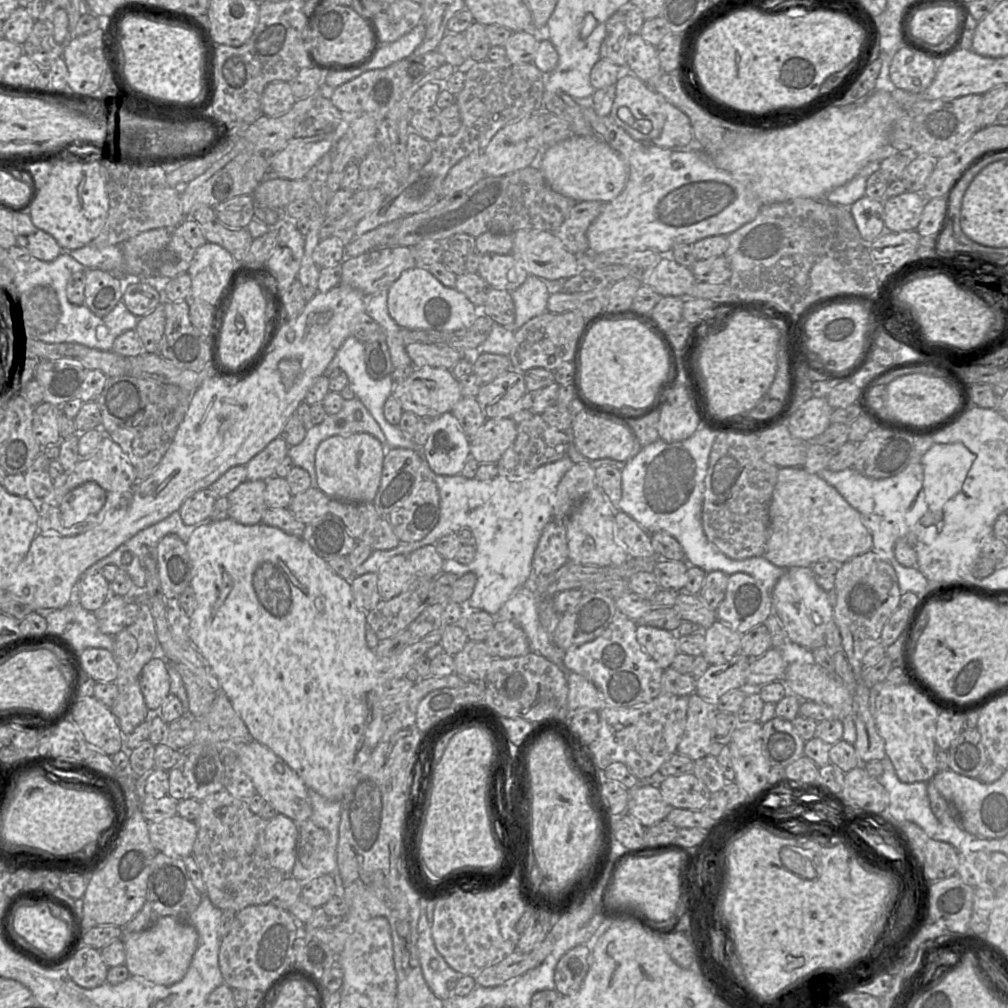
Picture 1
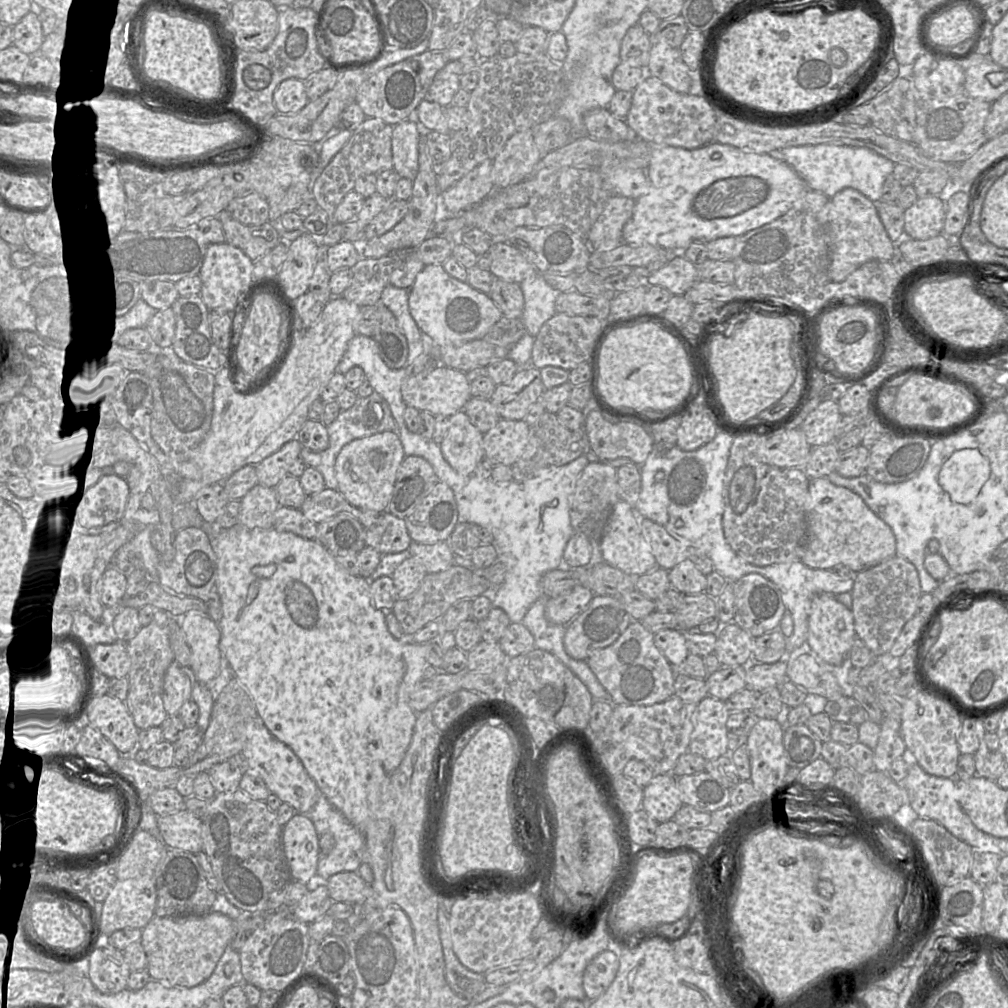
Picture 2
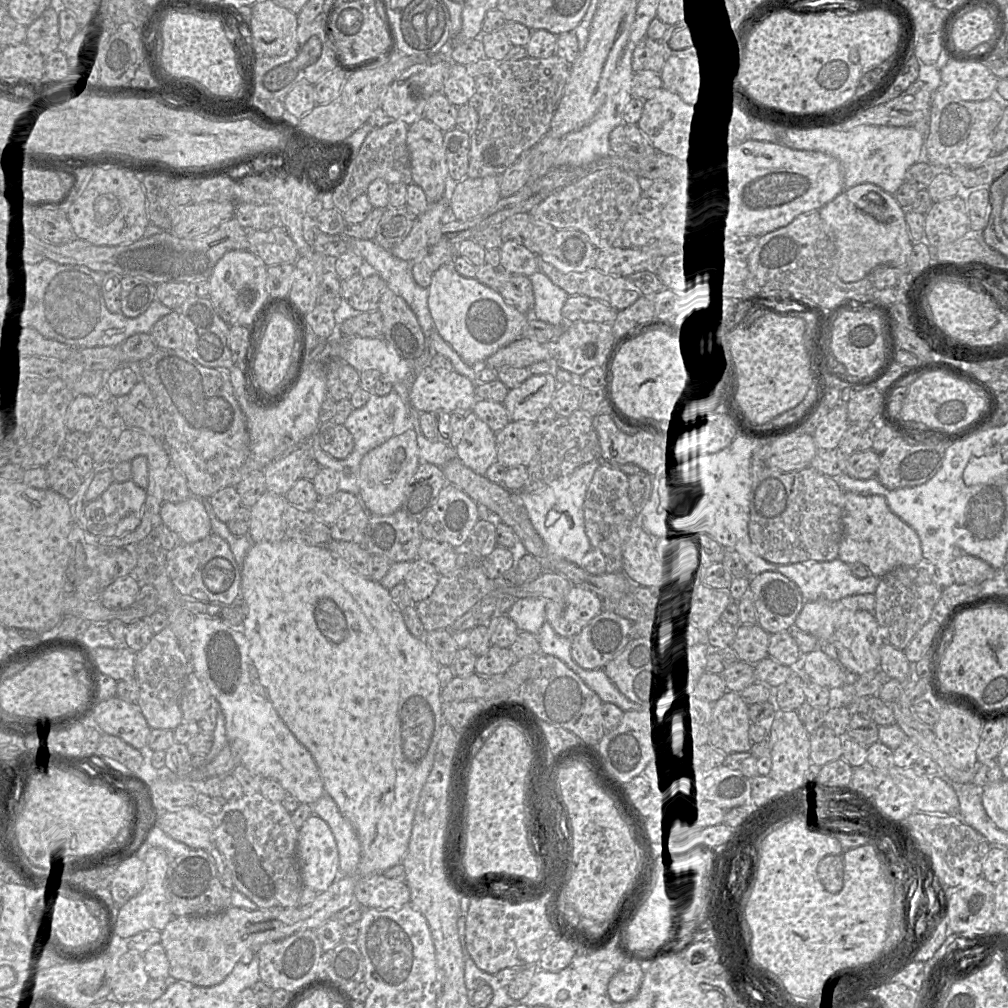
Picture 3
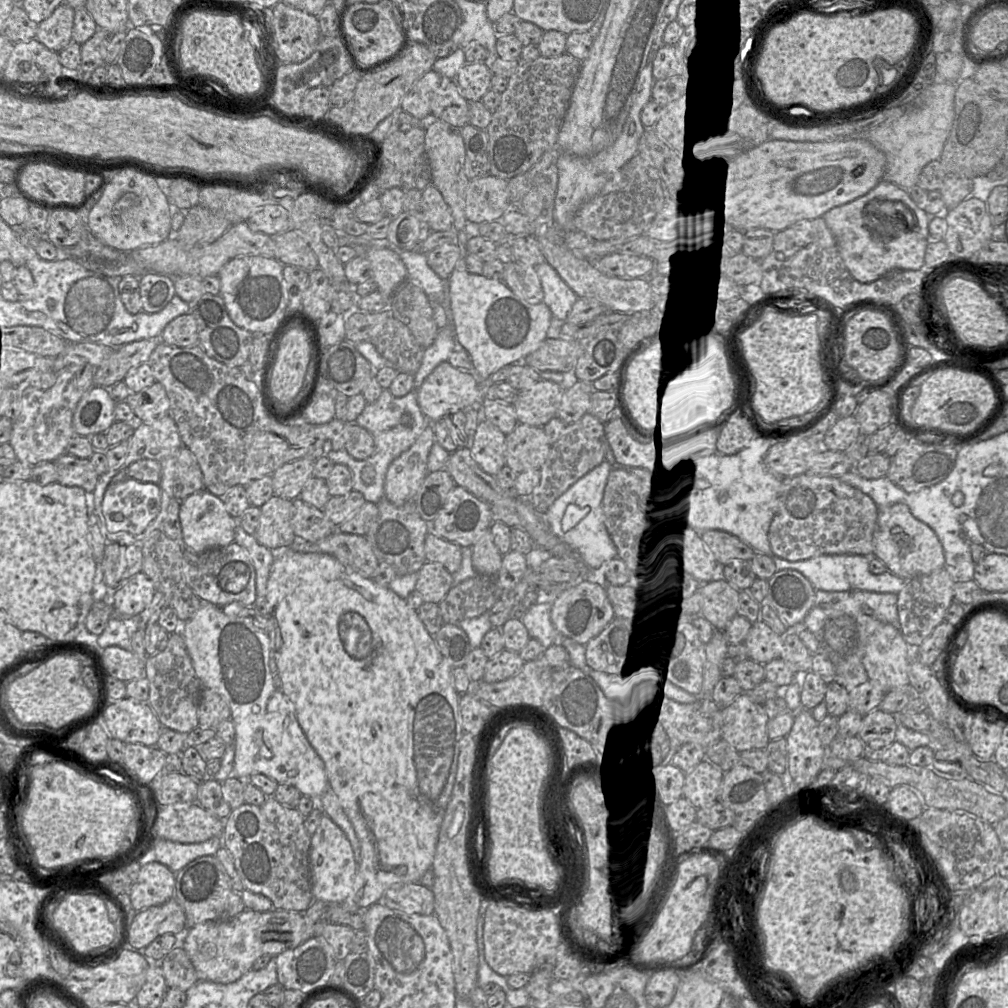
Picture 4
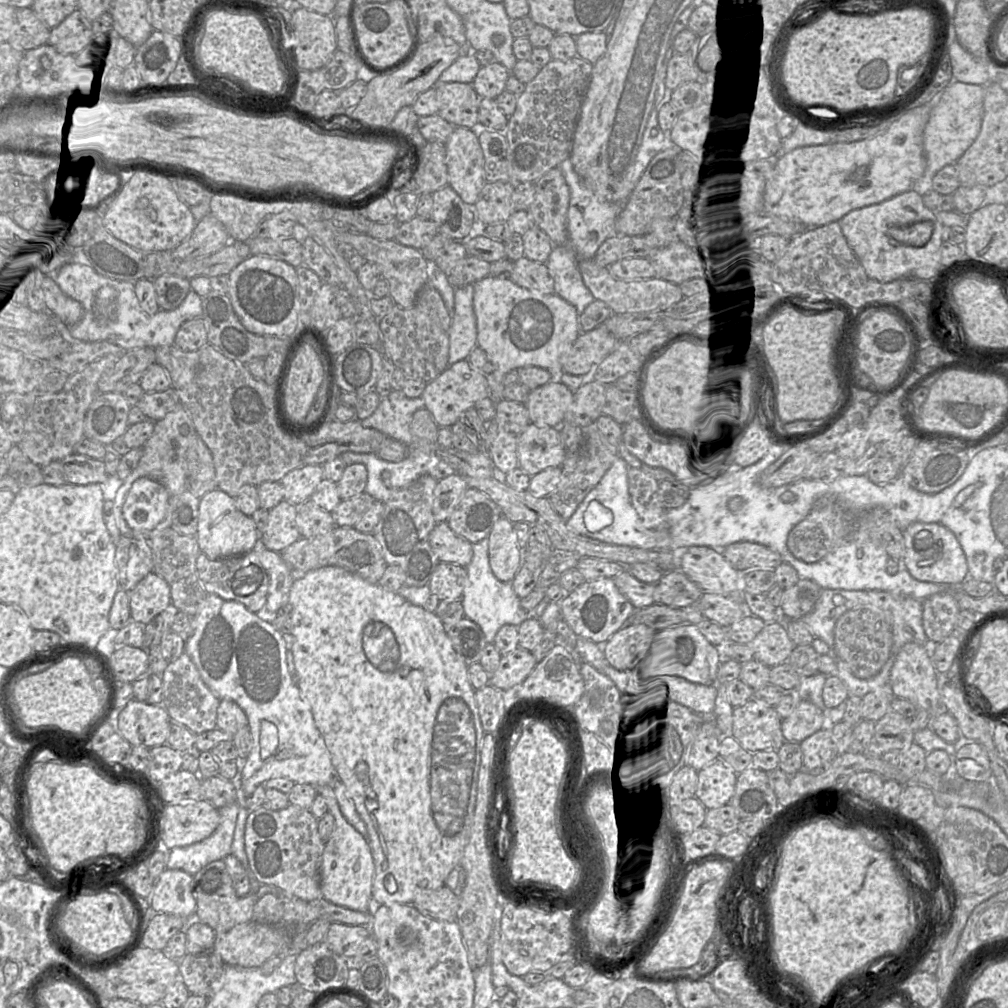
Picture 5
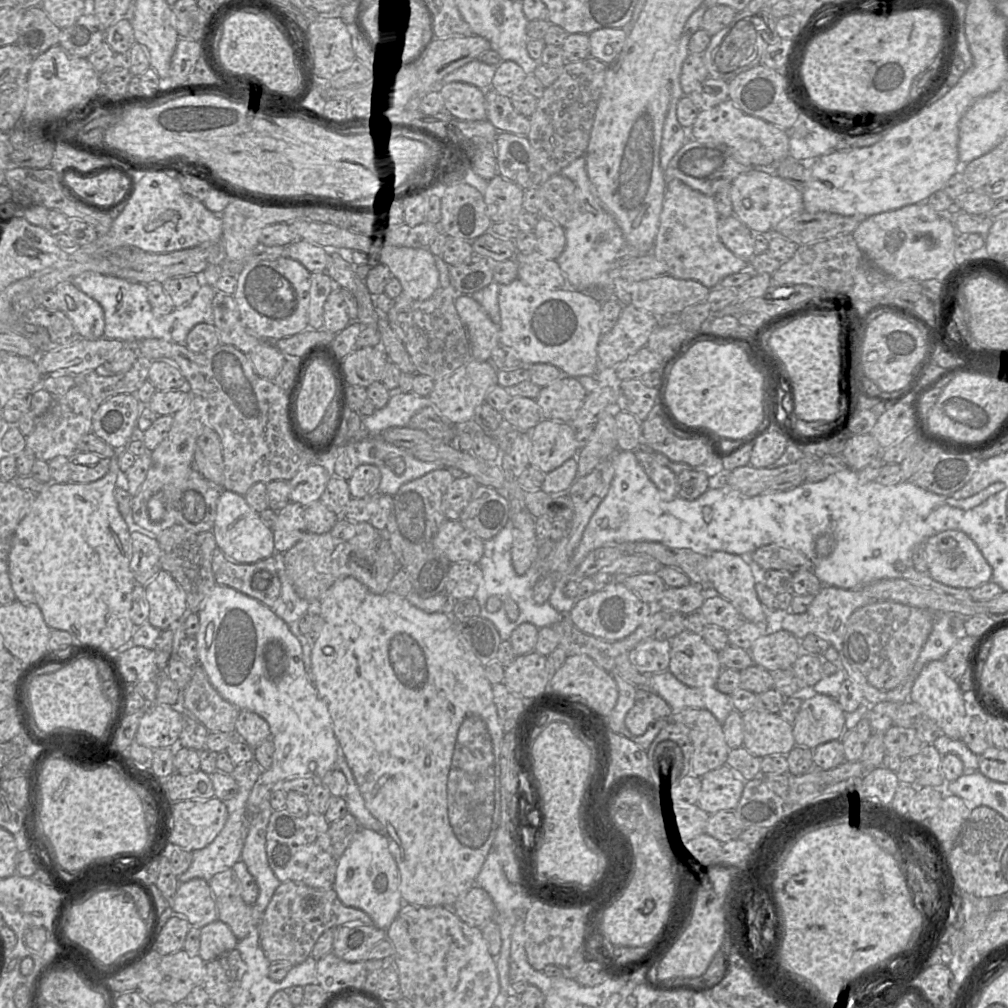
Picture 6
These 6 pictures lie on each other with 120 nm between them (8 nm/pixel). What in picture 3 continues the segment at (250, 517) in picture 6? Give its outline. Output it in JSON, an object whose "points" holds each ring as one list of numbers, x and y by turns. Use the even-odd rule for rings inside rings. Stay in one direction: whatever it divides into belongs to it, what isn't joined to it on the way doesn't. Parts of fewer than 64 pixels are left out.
{"points":[[190,496,177,503,164,502,160,518,178,535,182,543,196,543,213,533,206,499,197,496]]}

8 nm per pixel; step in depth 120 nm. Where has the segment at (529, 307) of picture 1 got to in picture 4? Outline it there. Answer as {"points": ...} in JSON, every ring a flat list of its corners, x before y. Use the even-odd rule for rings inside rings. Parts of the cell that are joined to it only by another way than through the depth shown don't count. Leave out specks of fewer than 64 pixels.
{"points":[[546,261,535,268,544,293,543,302,556,322,565,321,578,296]]}

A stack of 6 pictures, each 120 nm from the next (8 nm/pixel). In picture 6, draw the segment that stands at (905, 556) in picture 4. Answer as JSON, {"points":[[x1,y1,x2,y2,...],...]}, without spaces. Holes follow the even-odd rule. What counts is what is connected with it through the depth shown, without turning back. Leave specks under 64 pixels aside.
{"points":[[959,530,937,533,921,545,925,554,928,574,937,582,955,588,973,589,992,581,992,568,974,541]]}

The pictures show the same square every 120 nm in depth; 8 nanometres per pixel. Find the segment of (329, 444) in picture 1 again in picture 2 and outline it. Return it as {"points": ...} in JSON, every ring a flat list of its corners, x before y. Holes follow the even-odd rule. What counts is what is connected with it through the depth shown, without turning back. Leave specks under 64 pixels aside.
{"points":[[395,432,352,440,342,447,335,460,337,491,359,509,384,513,392,497,397,470,405,457,401,440]]}

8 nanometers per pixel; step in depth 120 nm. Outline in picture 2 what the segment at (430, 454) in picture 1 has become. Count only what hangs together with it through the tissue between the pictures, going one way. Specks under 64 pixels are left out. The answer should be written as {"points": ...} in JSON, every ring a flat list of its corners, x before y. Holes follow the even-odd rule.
{"points":[[464,411,449,416,448,429,439,446,445,460,462,475,473,475,477,464,484,459,483,433,472,424]]}

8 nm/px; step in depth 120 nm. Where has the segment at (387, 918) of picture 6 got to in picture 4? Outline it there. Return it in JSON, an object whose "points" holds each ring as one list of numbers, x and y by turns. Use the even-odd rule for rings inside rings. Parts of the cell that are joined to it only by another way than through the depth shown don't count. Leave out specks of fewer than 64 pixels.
{"points":[[325,814,311,836,309,864,314,899,326,904,342,904,351,893,358,863,344,832]]}

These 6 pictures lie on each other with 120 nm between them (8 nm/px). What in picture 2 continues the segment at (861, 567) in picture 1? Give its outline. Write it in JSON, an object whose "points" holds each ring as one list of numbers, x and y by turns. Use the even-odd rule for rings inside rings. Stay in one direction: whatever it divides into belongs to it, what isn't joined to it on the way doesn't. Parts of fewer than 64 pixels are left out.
{"points":[[898,556,857,573,850,593,857,639,875,656,889,653,905,624,916,614,923,594,915,566]]}

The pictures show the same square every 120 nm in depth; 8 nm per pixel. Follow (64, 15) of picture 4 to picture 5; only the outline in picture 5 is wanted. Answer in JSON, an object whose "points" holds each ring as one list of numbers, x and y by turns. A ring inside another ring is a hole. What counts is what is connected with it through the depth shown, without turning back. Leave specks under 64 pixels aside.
{"points":[[76,9,51,29,48,44,63,55,76,55,92,45,92,22]]}

